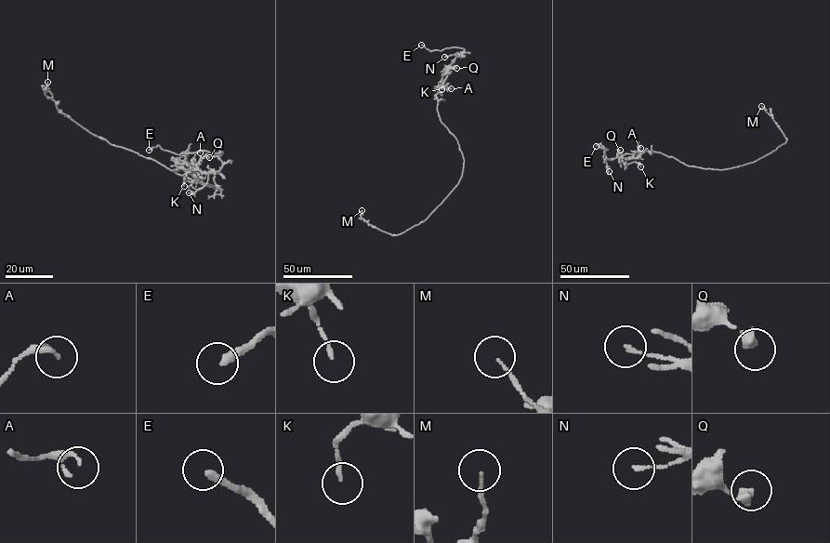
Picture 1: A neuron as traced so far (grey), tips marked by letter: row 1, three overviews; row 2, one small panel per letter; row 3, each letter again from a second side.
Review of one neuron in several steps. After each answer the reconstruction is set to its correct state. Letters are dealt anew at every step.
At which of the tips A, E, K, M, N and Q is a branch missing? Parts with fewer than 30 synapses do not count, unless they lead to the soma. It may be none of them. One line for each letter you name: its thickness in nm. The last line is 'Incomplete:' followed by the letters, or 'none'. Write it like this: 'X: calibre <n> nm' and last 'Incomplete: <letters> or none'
E: calibre 280 nm
Incomplete: E

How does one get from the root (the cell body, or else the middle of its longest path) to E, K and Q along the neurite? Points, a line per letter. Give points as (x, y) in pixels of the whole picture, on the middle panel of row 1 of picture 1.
E: (460, 149), (456, 139), (441, 121), (436, 95), (443, 70), (464, 49), (452, 47), (430, 51), (421, 45)
K: (460, 149), (456, 139), (441, 122), (437, 110), (439, 82), (449, 66), (441, 89)
Q: (460, 149), (456, 139), (441, 121), (436, 96), (443, 70), (448, 66), (456, 68)

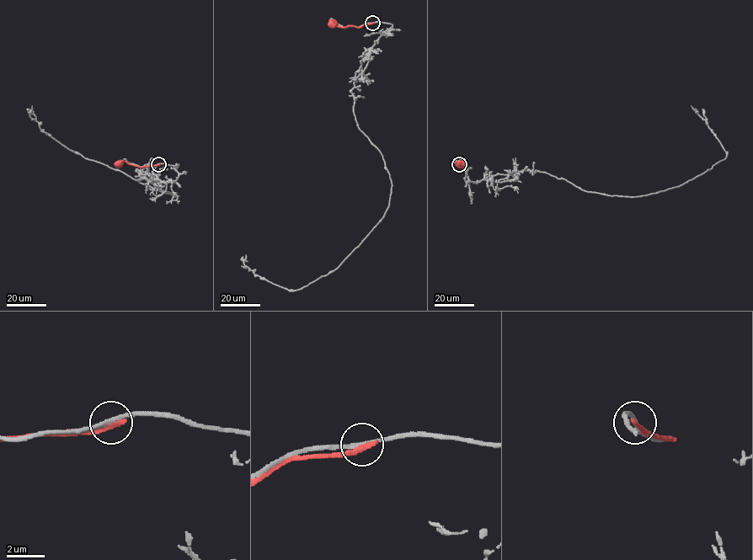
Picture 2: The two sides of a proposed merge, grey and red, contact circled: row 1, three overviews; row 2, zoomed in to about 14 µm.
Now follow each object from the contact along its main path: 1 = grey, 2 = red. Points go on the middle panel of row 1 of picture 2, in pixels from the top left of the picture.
1: (371, 23), (392, 29), (363, 53), (351, 93), (389, 174), (384, 216), (298, 290), (256, 275), (246, 254)
2: (371, 23), (358, 28), (333, 26), (332, 24)

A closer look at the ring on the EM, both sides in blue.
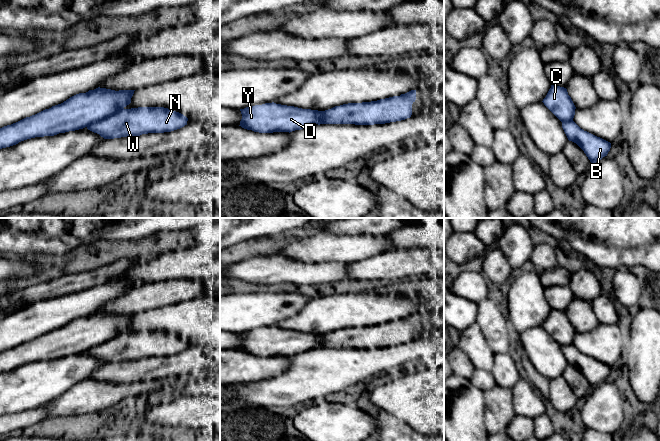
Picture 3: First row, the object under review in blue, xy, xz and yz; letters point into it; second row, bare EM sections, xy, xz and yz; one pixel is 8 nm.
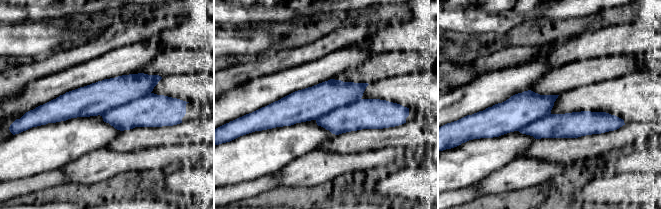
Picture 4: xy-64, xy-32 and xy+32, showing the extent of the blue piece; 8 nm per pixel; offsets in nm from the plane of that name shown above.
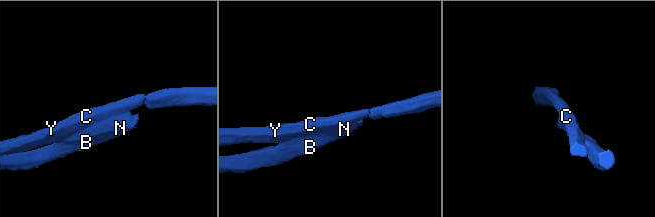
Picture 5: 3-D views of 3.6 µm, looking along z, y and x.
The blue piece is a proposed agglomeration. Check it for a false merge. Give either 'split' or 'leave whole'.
split

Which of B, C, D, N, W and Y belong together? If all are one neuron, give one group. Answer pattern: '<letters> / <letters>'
B N W / C D Y

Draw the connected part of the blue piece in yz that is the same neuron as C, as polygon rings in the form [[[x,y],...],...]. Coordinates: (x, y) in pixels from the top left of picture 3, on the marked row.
[[[551,85],[542,102],[561,122],[573,120],[576,107],[566,88]]]

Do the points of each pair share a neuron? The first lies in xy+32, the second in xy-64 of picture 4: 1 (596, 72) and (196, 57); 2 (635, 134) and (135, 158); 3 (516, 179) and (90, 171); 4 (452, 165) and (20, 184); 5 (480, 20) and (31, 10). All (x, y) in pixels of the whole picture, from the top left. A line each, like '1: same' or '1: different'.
1: same
2: different
3: same
4: different
5: same

